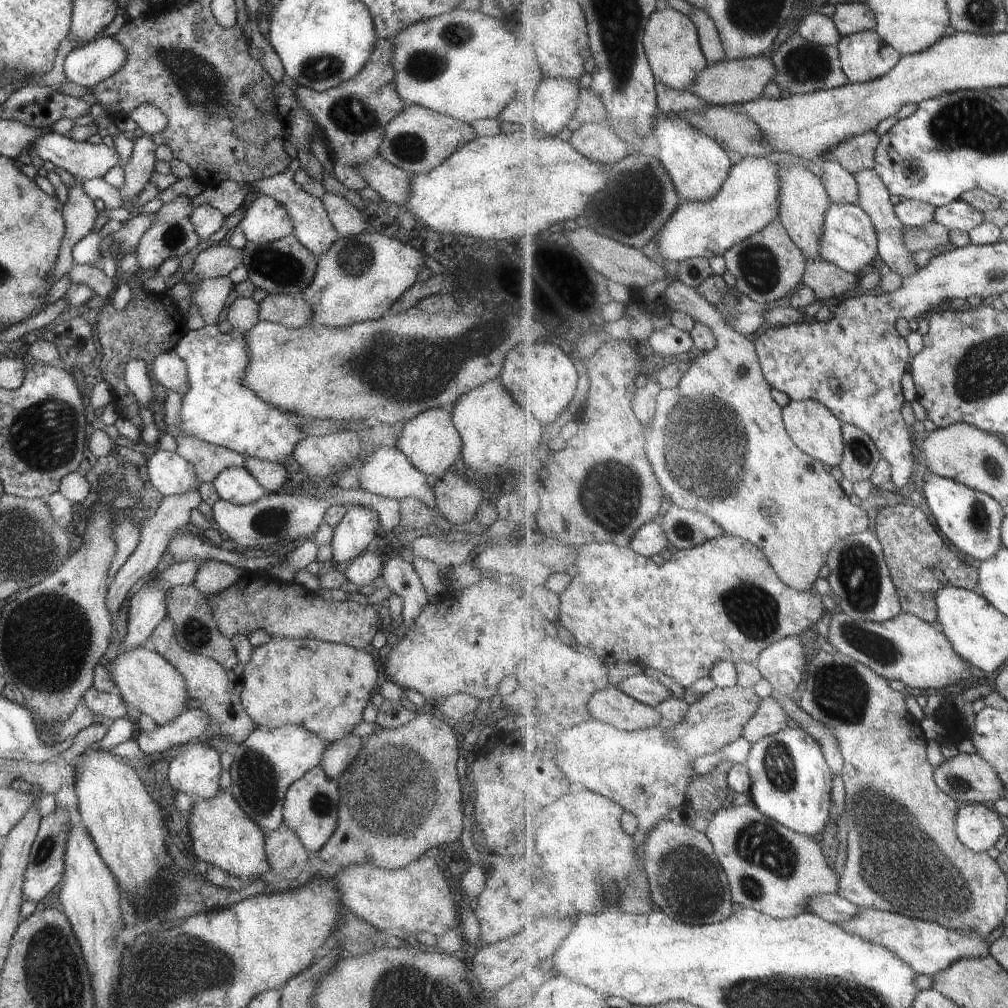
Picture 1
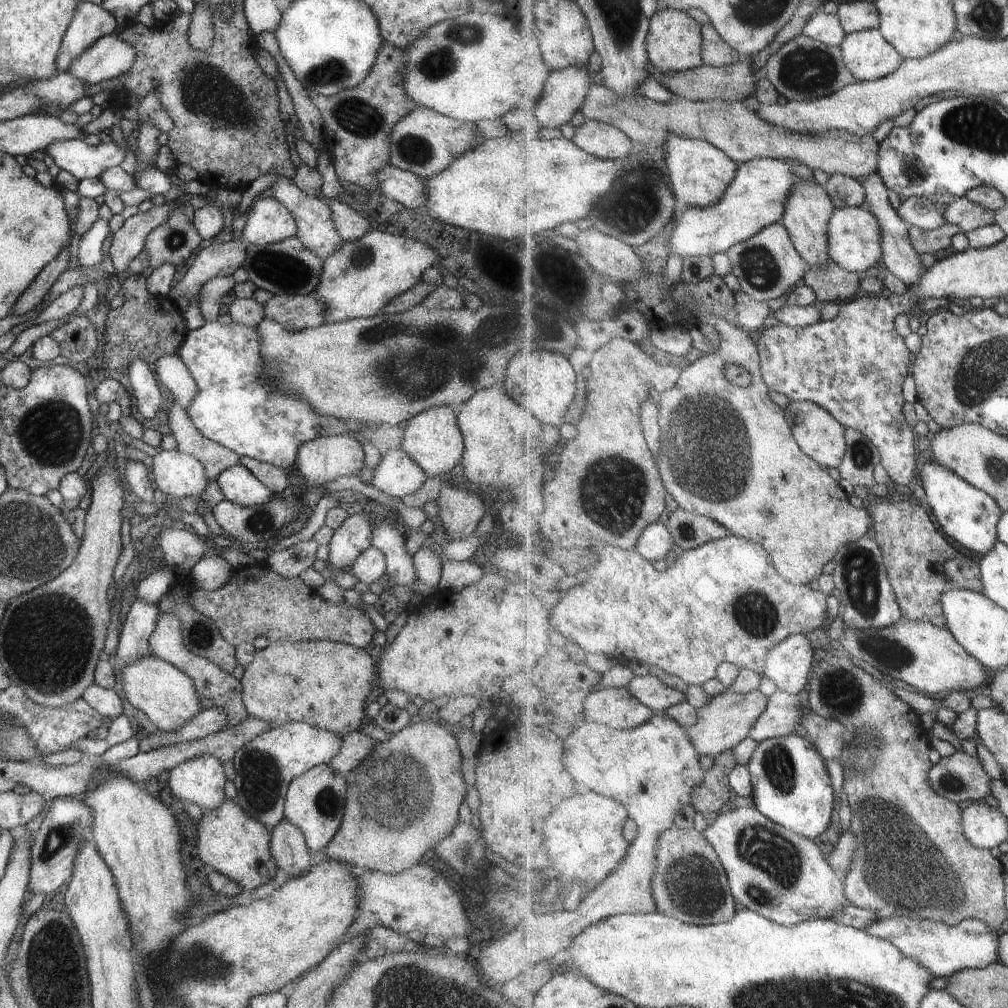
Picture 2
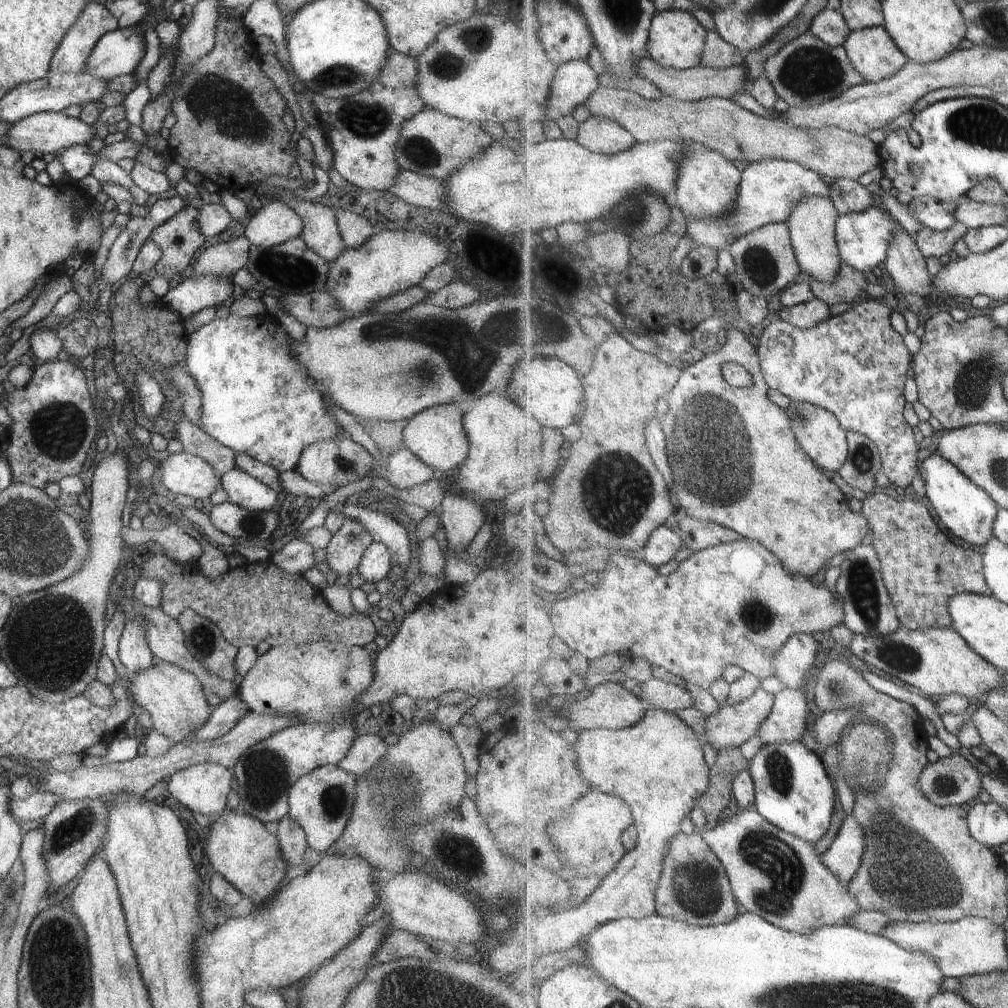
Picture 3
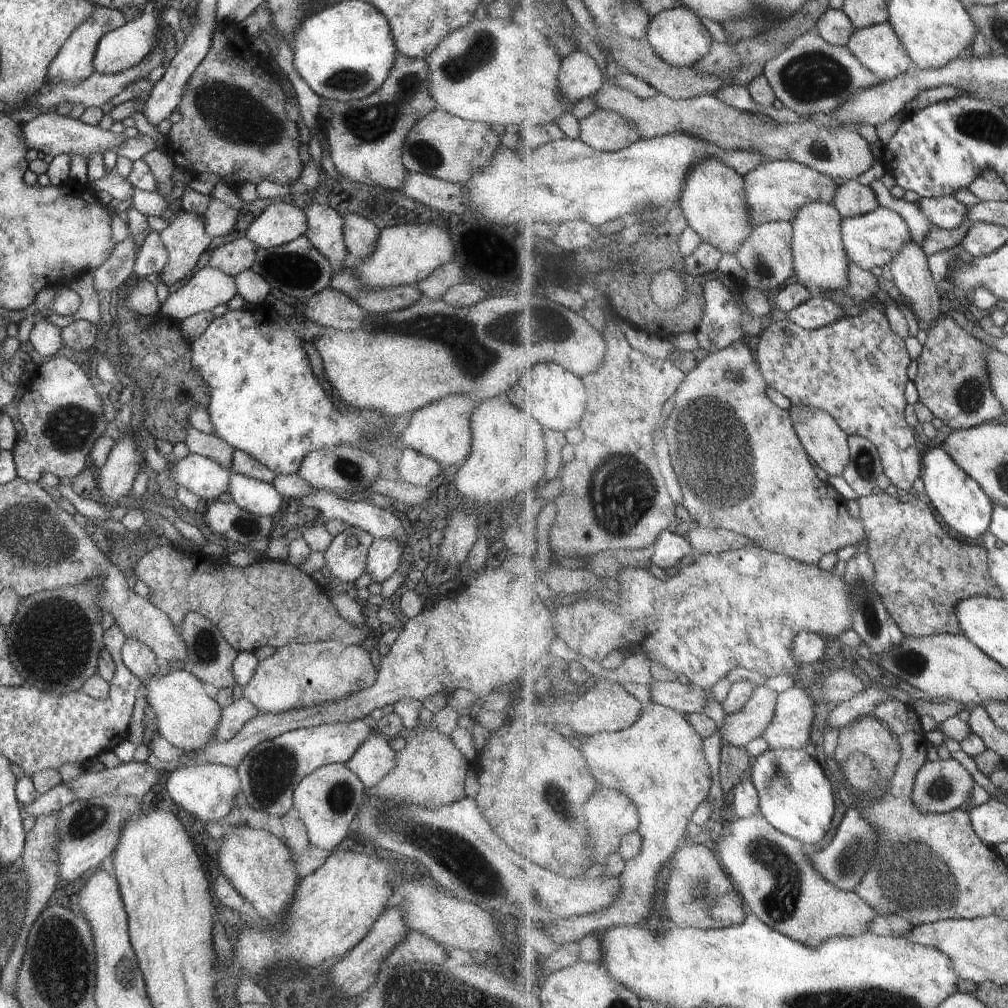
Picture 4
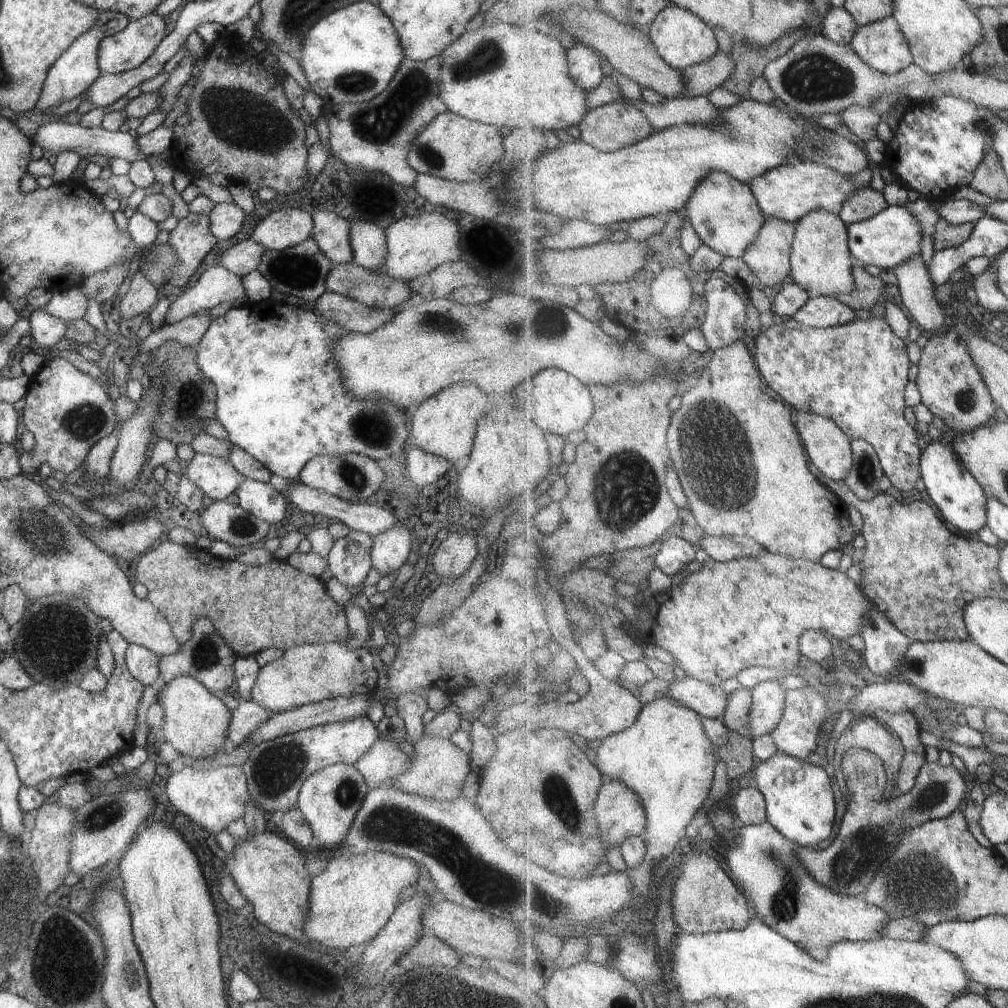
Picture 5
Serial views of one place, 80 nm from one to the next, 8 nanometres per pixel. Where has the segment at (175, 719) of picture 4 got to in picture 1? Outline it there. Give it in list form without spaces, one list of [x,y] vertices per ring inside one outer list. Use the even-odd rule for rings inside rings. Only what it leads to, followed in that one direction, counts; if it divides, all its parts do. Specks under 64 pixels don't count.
[[[137,647],[124,653],[118,652],[108,668],[115,686],[114,692],[119,694],[123,702],[135,706],[139,712],[149,716],[157,726],[170,723],[187,710],[188,690],[184,678],[155,651]]]

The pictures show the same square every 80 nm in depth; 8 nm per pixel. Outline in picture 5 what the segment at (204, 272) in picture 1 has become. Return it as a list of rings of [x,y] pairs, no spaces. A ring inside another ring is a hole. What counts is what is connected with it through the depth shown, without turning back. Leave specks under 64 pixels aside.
[[[245,239],[227,248],[220,256],[219,265],[225,270],[245,276],[260,263],[261,255],[266,251],[257,241]]]

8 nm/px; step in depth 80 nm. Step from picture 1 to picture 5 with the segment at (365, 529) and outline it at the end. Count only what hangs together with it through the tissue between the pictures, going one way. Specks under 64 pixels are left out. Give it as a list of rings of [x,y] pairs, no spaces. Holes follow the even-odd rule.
[[[349,531],[343,538],[333,541],[326,567],[343,586],[359,586],[365,580],[372,564],[370,561],[371,535]]]

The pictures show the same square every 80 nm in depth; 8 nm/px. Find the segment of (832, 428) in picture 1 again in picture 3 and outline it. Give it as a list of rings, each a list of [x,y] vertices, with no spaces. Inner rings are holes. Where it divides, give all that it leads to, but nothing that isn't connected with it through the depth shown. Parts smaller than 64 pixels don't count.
[[[793,403],[787,407],[789,418],[792,420],[792,429],[801,446],[808,455],[816,461],[821,469],[831,470],[839,476],[849,456],[848,432],[844,429],[838,418],[828,410],[811,403]]]

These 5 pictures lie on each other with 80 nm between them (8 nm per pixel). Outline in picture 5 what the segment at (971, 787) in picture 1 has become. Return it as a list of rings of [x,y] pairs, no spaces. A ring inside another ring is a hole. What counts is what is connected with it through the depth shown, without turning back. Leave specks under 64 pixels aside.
[[[928,761],[921,769],[916,786],[911,792],[883,802],[851,794],[847,811],[840,824],[839,835],[830,847],[814,850],[813,847],[804,847],[797,843],[792,845],[798,859],[816,882],[843,896],[863,896],[872,886],[880,868],[889,862],[892,854],[900,846],[904,835],[929,821],[955,814],[965,794],[965,778],[955,766],[945,767]]]

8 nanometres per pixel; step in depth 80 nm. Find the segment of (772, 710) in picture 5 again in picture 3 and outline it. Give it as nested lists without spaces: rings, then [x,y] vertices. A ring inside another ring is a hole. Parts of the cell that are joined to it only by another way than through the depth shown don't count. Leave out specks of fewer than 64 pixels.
[[[761,687],[743,702],[729,704],[726,700],[720,705],[716,714],[707,717],[706,734],[701,737],[703,742],[709,743],[717,752],[739,748],[757,736],[768,716],[772,714],[774,696]]]

